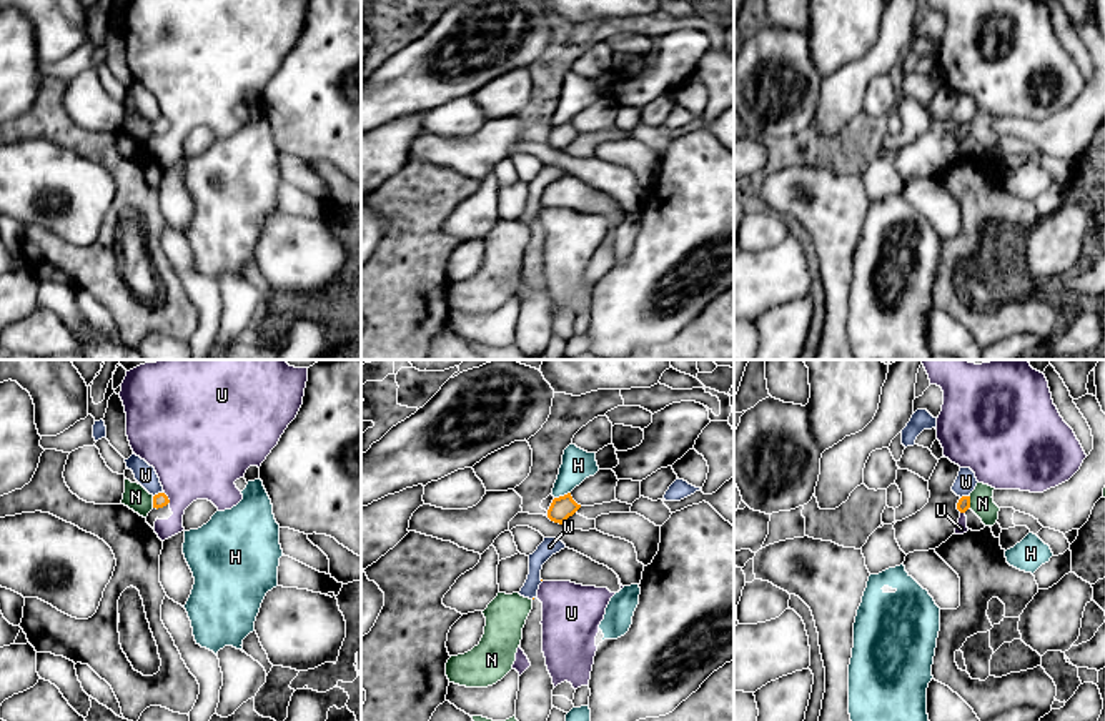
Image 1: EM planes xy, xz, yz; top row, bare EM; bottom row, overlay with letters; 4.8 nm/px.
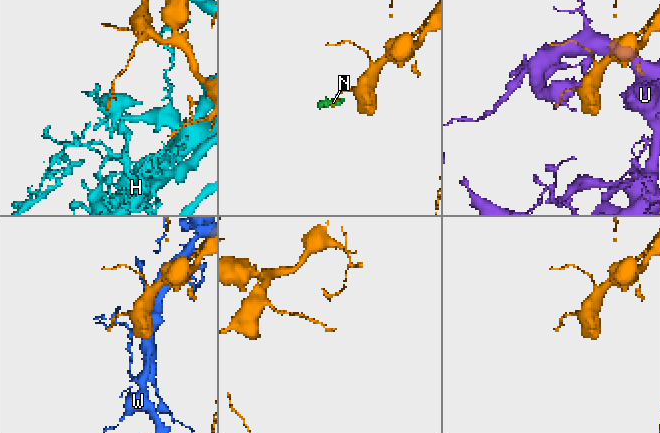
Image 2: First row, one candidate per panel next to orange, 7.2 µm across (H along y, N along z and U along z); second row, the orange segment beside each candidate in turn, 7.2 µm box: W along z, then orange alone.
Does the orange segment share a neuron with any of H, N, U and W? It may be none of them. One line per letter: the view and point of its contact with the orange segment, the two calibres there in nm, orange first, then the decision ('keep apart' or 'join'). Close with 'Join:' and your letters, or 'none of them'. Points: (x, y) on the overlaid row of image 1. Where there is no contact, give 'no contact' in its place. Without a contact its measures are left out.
H: xz (561, 497) | 110/150 nm | keep apart
N: xy (153, 502) | 70/120 nm | keep apart
U: xy (167, 498) | 70/420 nm | keep apart
W: xy (158, 493) | 70/100 nm | keep apart
Join: none of them

